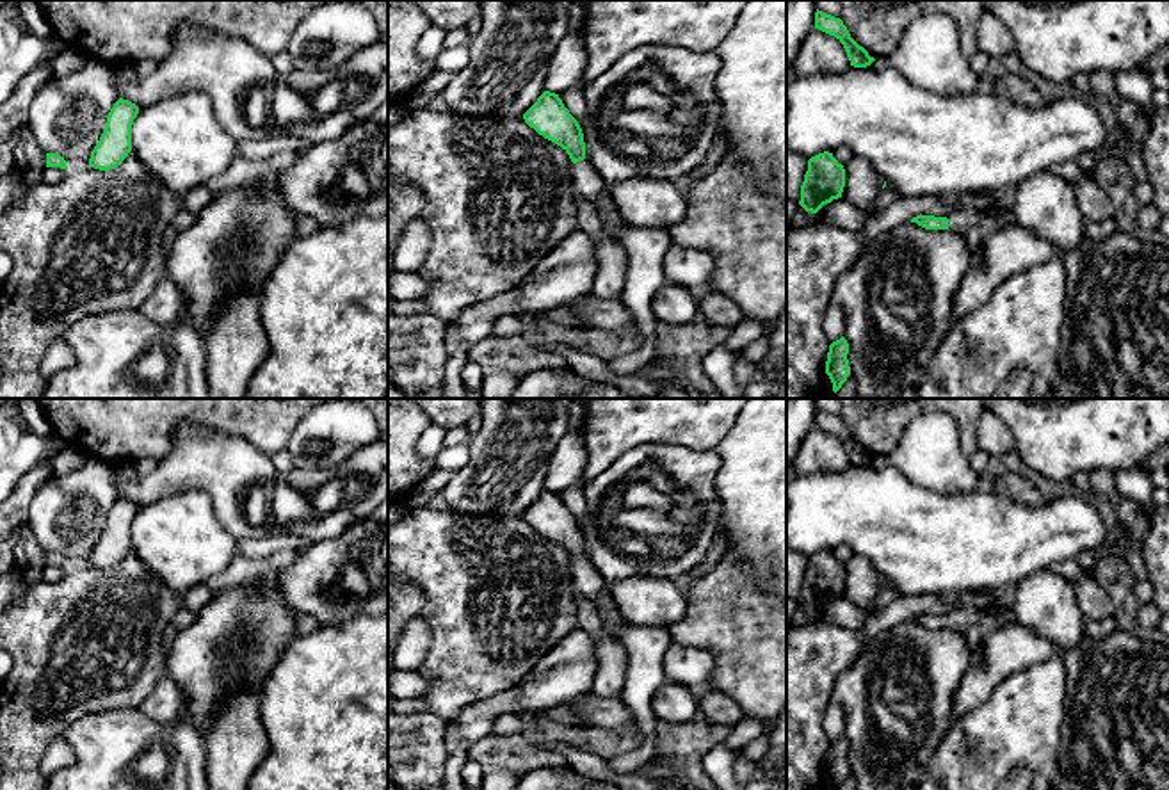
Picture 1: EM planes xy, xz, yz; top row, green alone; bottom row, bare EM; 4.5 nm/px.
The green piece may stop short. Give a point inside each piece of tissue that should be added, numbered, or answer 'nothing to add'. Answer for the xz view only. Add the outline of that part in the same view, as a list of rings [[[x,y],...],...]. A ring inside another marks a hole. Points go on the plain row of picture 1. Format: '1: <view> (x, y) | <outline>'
1: xz (588, 580) | [[[580,559],[573,562],[575,571],[575,585],[576,591],[591,600],[601,596],[605,589],[605,580],[601,575],[587,562],[587,559]]]

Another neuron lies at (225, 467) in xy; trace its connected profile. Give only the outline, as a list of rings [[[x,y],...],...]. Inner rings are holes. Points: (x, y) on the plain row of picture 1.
[[[180,423],[171,450],[146,477],[128,480],[117,464],[110,464],[112,480],[123,498],[139,507],[183,491],[199,489],[214,504],[221,525],[235,539],[295,534],[313,543],[338,537],[351,525],[370,518],[388,498],[388,443],[379,439],[359,448],[345,461],[345,495],[336,509],[311,523],[288,527],[254,527],[244,514],[253,486],[270,486],[283,475],[272,457],[242,438],[198,423]]]

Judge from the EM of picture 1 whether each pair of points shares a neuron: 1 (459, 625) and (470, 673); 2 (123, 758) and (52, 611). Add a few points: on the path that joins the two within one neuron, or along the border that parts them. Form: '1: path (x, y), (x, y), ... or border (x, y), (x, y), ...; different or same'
1: path (470, 637), (470, 661); same
2: border (137, 707), (89, 712), (75, 719), (63, 732); different

